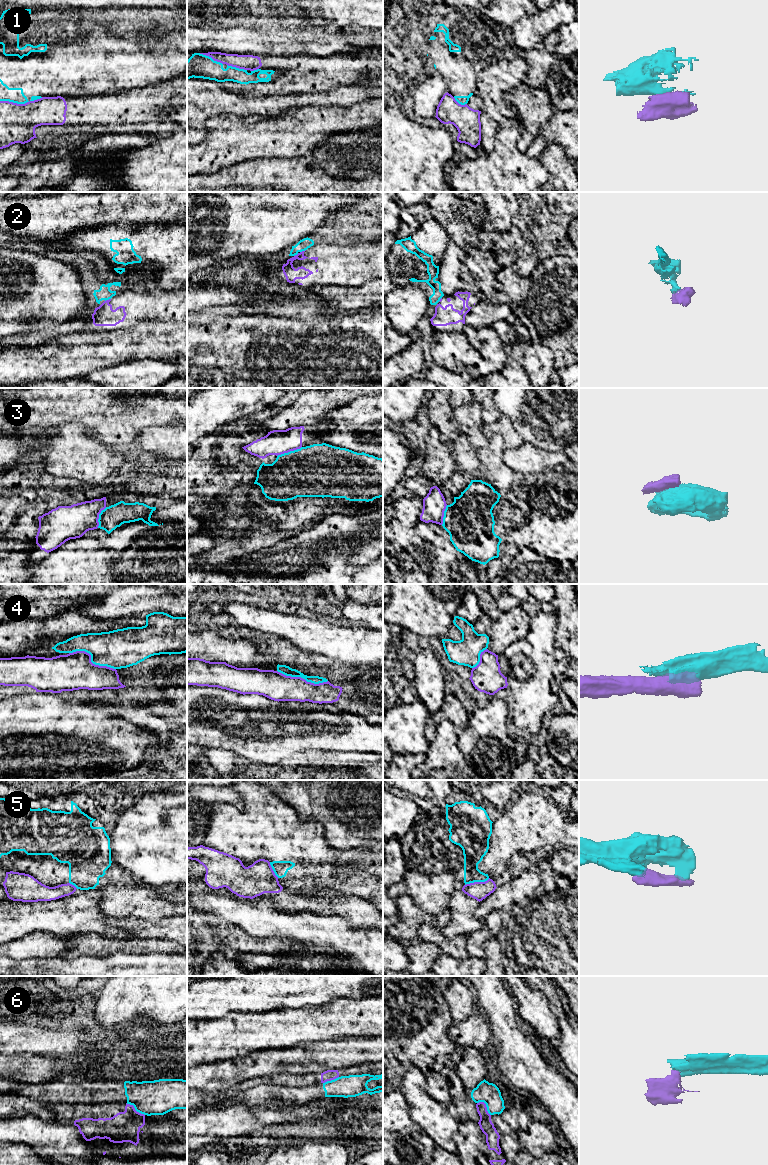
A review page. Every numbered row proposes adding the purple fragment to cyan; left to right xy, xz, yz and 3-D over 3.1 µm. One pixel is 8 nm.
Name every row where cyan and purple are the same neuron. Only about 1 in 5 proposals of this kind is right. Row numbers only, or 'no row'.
no row

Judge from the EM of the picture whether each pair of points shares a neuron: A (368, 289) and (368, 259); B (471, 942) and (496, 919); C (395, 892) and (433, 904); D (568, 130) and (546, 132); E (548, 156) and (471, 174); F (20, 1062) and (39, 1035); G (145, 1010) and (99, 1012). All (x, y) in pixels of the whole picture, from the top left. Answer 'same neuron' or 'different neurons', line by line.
A: different neurons
B: same neuron
C: same neuron
D: same neuron
E: different neurons
F: different neurons
G: same neuron

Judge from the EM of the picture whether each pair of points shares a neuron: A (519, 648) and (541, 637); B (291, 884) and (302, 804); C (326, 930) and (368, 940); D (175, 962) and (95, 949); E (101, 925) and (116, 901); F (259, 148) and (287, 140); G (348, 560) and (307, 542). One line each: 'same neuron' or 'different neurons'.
A: same neuron
B: different neurons
C: same neuron
D: different neurons
E: different neurons
F: same neuron
G: same neuron

